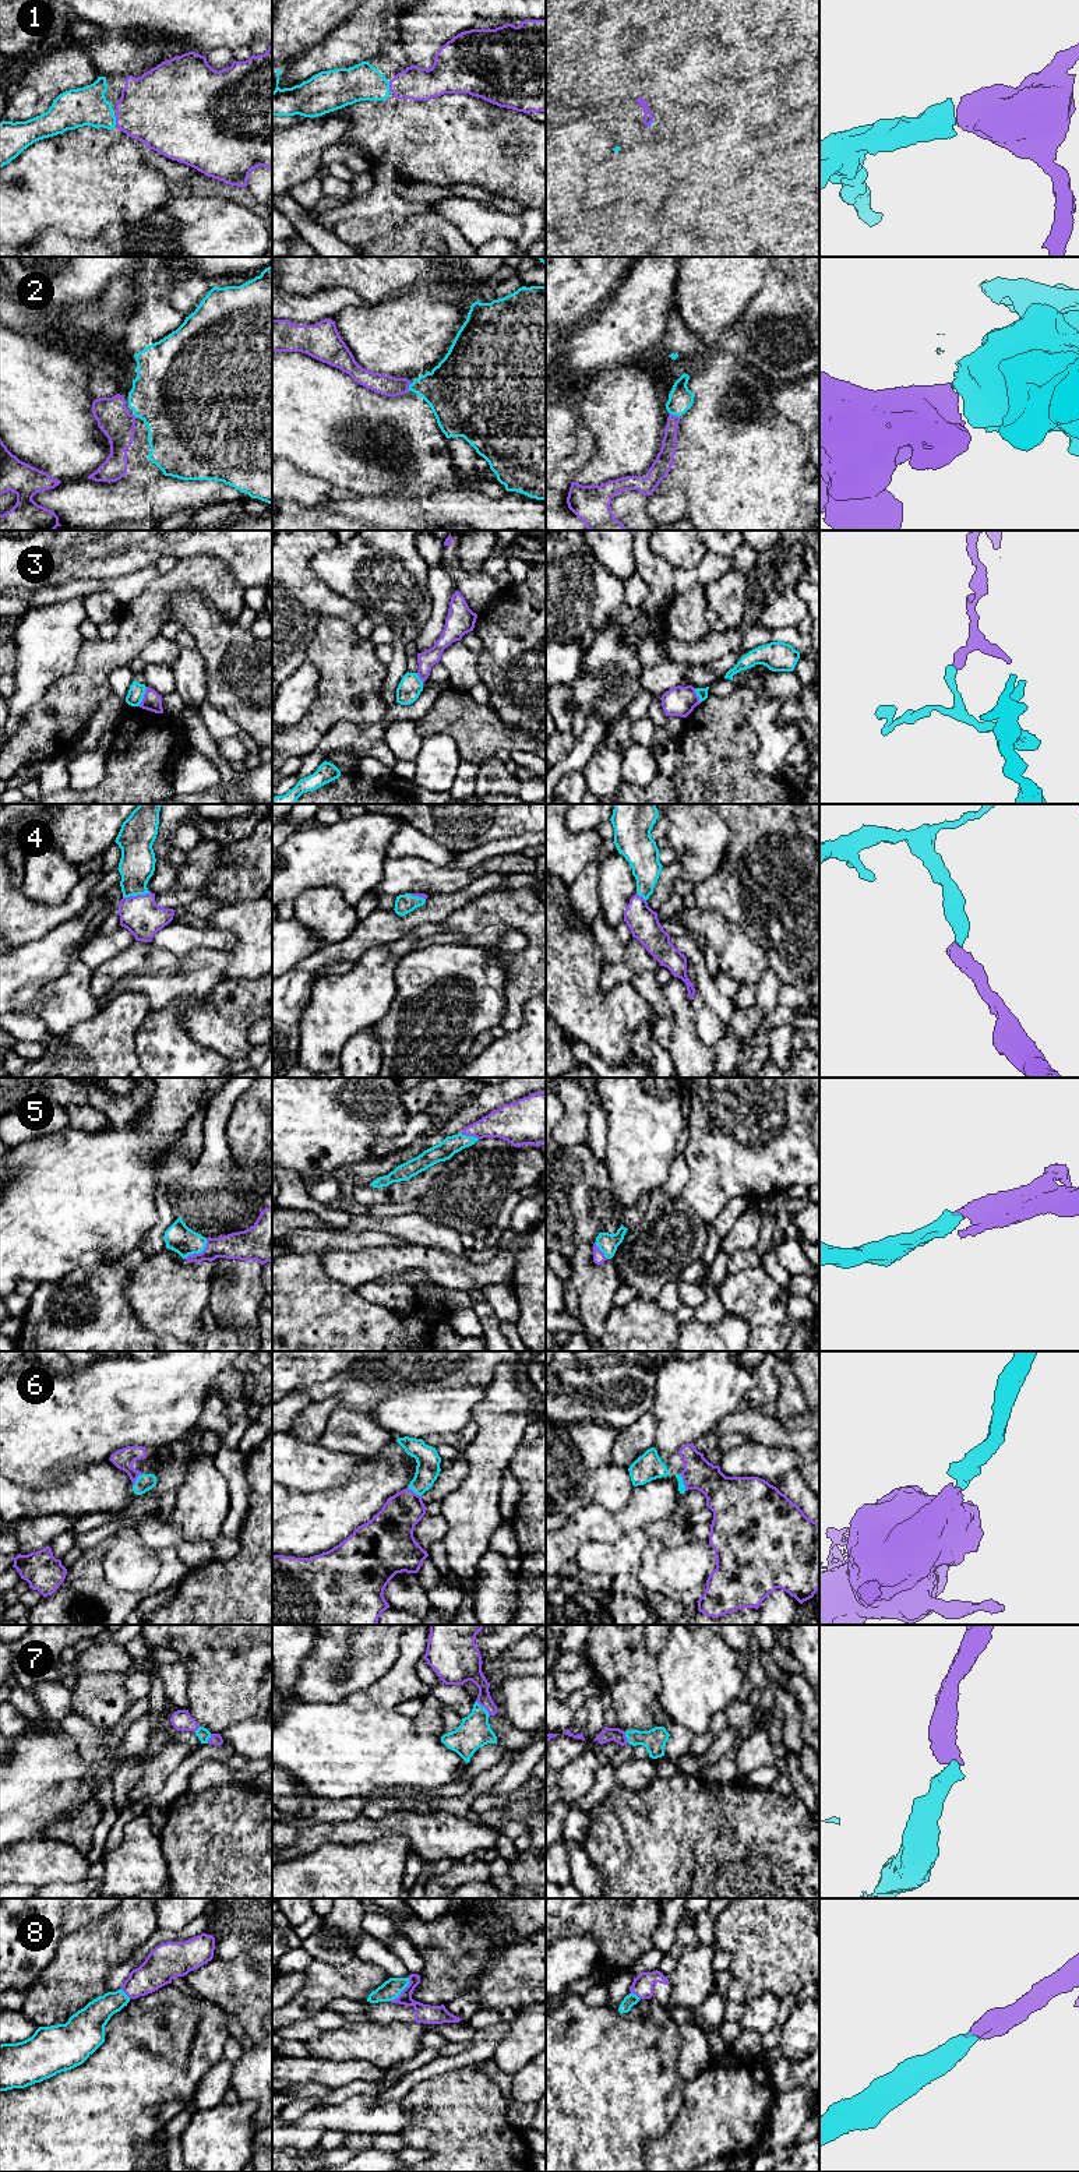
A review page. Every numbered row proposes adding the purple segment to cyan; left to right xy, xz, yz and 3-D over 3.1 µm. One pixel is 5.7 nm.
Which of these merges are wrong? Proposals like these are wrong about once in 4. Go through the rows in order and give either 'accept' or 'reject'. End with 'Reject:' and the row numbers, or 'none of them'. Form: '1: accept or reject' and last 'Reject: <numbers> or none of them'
1: accept
2: accept
3: reject
4: accept
5: accept
6: accept
7: accept
8: accept
Reject: 3

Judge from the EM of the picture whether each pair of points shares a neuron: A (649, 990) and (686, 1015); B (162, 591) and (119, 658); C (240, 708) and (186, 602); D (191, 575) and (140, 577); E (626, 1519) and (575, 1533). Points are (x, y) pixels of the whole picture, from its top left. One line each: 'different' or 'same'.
A: different
B: same
C: same
D: different
E: same

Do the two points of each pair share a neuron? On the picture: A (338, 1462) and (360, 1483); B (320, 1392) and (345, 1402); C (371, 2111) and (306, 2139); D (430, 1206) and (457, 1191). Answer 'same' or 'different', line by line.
A: different
B: same
C: same
D: same

